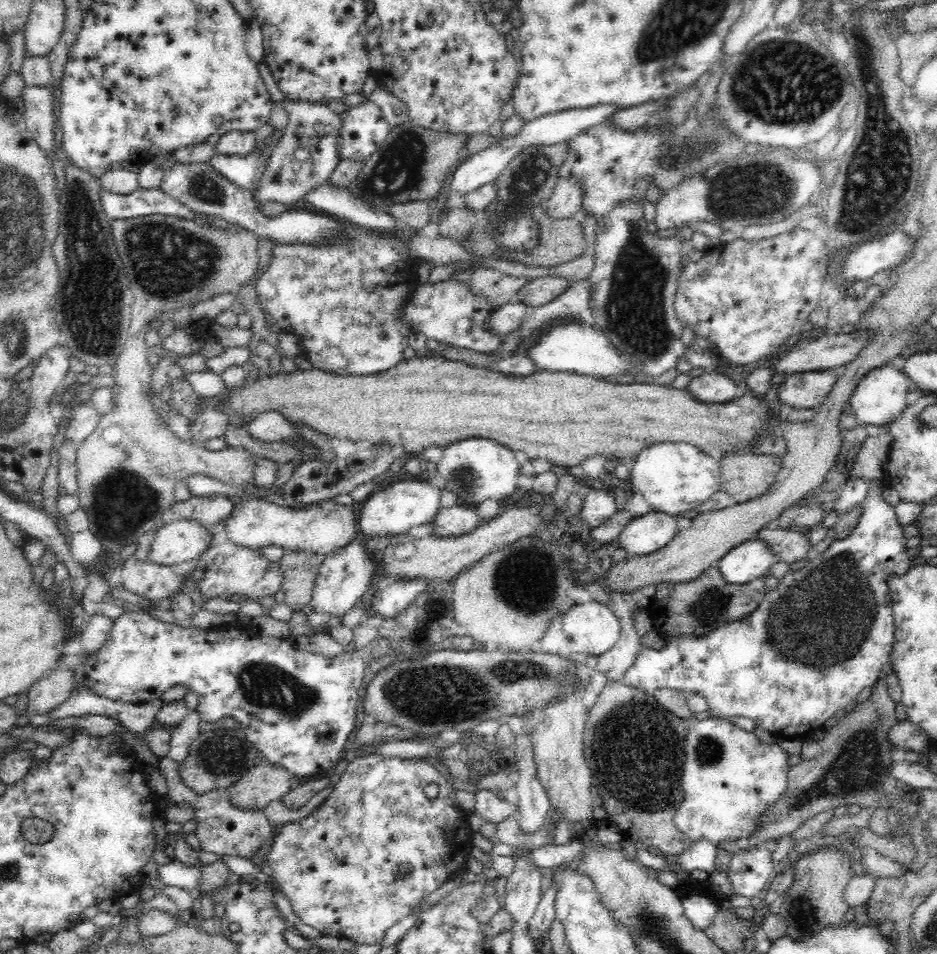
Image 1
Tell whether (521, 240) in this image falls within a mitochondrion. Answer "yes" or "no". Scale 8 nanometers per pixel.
yes

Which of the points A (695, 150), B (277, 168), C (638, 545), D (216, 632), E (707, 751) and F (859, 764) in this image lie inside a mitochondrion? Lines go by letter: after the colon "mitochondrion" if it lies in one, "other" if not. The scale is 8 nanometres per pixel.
A: mitochondrion
B: other
C: other
D: other
E: mitochondrion
F: mitochondrion

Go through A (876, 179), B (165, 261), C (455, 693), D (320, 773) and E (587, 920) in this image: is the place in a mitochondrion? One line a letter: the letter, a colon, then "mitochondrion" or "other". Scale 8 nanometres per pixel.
A: mitochondrion
B: mitochondrion
C: mitochondrion
D: other
E: other

